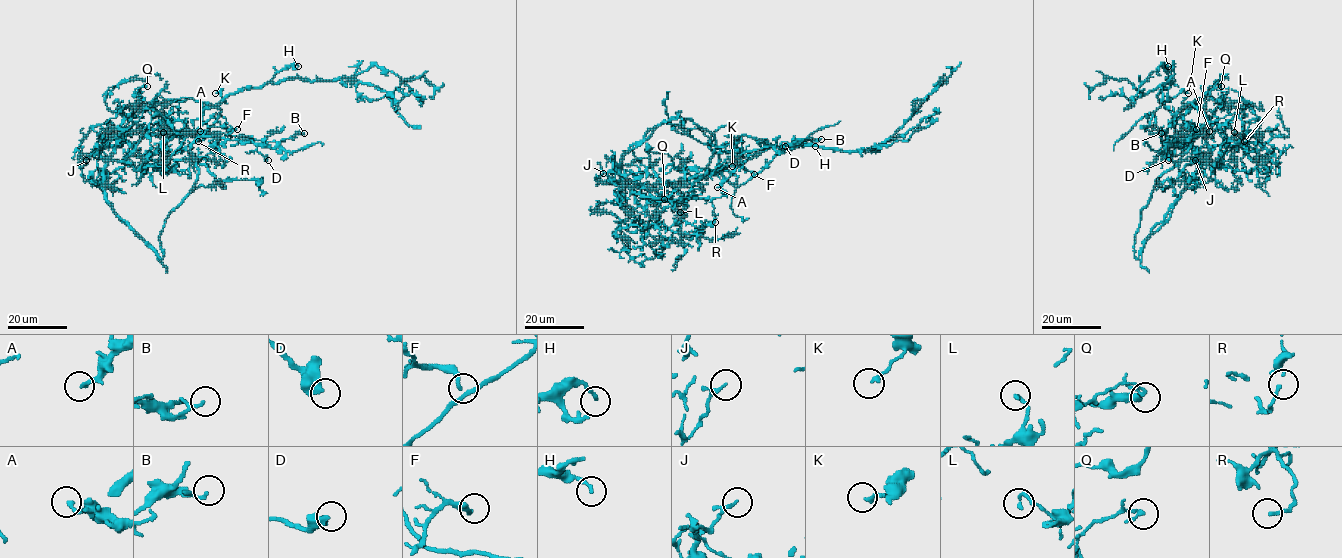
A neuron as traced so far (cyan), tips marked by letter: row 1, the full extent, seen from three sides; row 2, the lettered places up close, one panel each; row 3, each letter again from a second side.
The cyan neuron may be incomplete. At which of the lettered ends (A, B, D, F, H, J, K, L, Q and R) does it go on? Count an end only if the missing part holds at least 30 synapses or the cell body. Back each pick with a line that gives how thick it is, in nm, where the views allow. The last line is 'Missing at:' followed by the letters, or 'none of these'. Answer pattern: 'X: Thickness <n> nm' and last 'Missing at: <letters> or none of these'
Missing at: none of these

